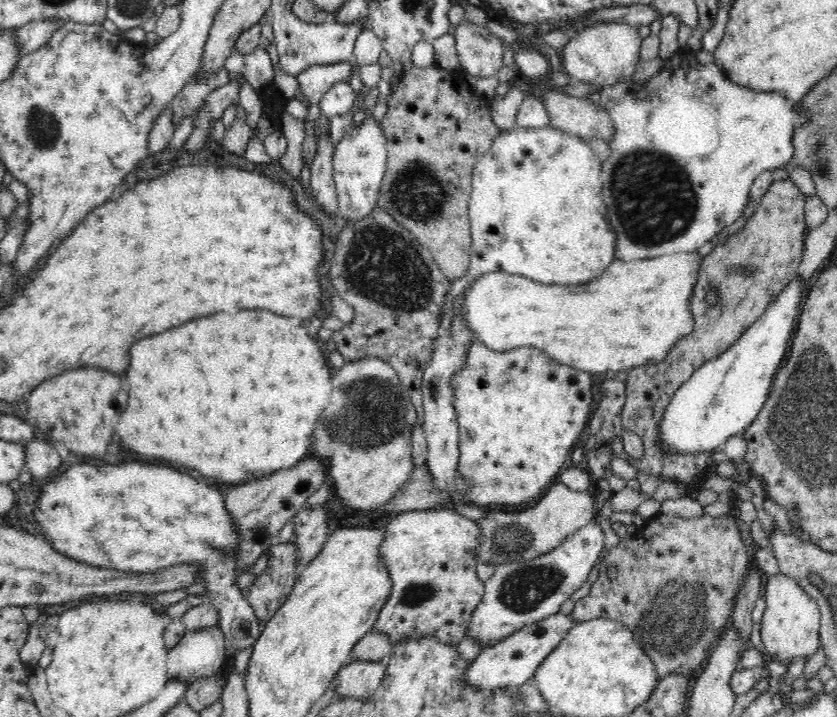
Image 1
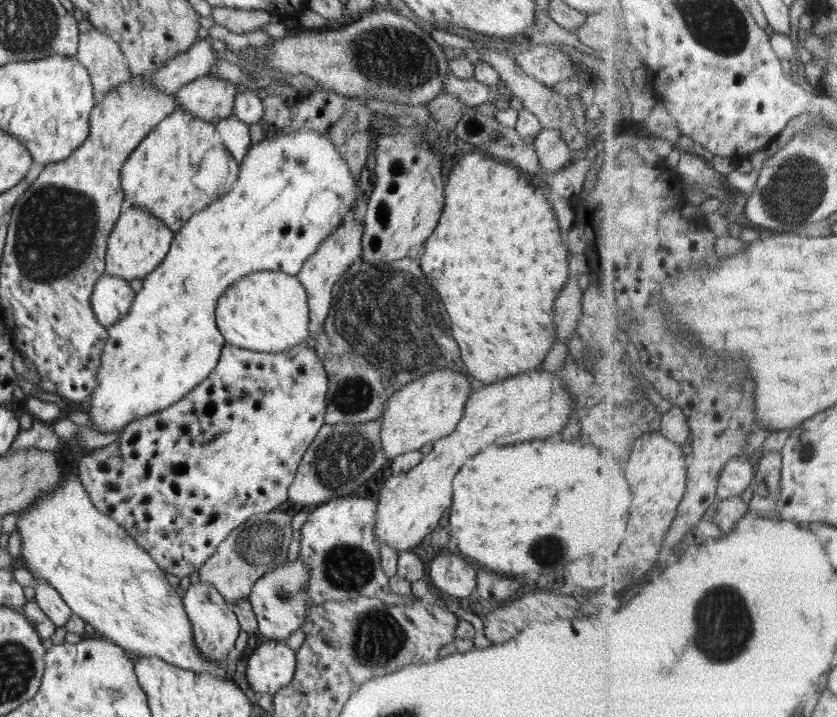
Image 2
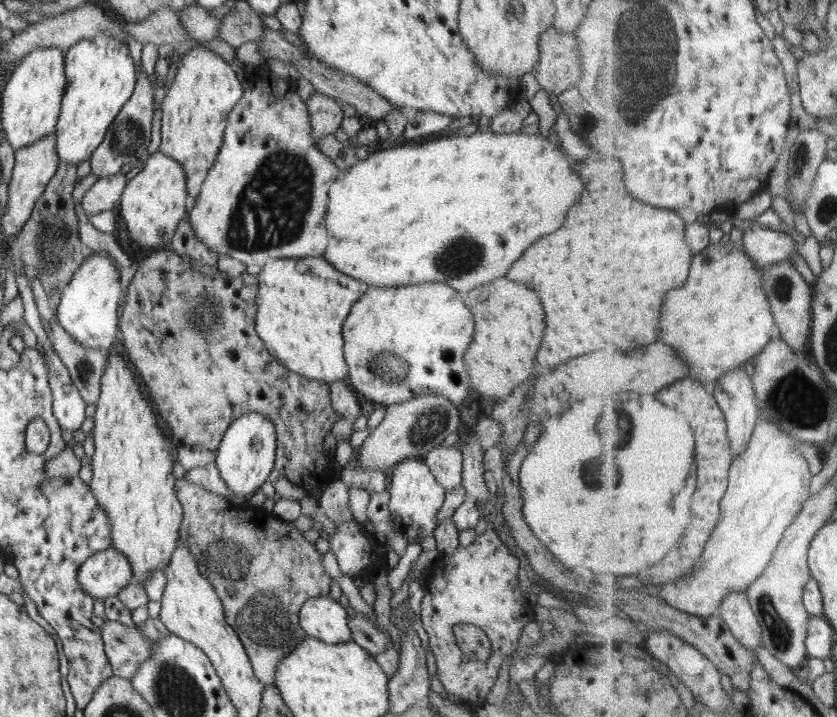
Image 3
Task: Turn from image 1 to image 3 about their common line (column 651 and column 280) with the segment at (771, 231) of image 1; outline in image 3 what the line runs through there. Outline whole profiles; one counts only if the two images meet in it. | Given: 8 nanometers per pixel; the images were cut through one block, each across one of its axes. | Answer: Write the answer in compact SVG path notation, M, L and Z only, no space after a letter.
M169 247L160 248L160 250L156 250L154 253L152 253L150 256L144 259L142 262L142 265L138 267L136 273L134 274L132 280L130 281L130 284L128 286L128 292L126 292L126 296L122 298L122 302L120 302L120 322L118 322L118 329L119 329L119 335L121 336L121 342L122 346L124 346L124 352L122 352L122 355L125 358L126 362L130 364L133 372L136 374L137 378L140 378L140 384L146 388L146 393L148 393L148 397L150 397L150 401L152 400L152 406L154 410L156 410L157 416L161 418L161 422L164 422L164 426L166 426L166 430L168 430L168 434L172 436L171 438L176 442L178 445L192 445L192 444L198 444L198 446L202 446L202 448L206 448L206 450L212 450L216 451L218 450L218 447L221 443L221 437L224 436L224 433L226 432L226 429L233 424L234 420L236 418L240 418L242 414L248 414L249 412L257 411L258 413L261 413L262 416L266 416L272 424L274 424L274 428L276 428L276 451L275 451L275 460L274 460L274 469L276 469L283 477L286 483L292 483L293 485L297 484L297 486L300 486L305 491L305 494L310 492L310 489L318 490L322 489L324 490L324 485L328 482L335 480L333 478L334 472L333 472L333 462L334 462L334 456L329 456L327 452L325 452L324 449L324 440L326 437L332 436L331 430L334 424L339 420L339 415L334 412L334 408L332 408L332 405L330 405L330 390L329 386L324 385L322 382L311 380L309 378L306 378L305 376L296 374L295 372L292 372L290 370L287 370L283 365L280 365L275 359L274 356L270 355L270 352L265 348L265 345L262 343L262 340L258 337L258 334L255 330L255 320L256 320L256 311L258 311L258 302L256 300L256 293L258 293L258 276L249 274L248 272L244 271L240 276L236 278L231 278L226 276L222 276L222 272L218 269L218 266L215 265L217 268L216 272L214 272L214 276L209 276L208 274L204 274L204 270L208 270L208 268L202 268L202 266L198 266L198 270L194 268L194 266L191 266L189 264L188 260L184 260L181 256L178 256L177 253L170 250Z

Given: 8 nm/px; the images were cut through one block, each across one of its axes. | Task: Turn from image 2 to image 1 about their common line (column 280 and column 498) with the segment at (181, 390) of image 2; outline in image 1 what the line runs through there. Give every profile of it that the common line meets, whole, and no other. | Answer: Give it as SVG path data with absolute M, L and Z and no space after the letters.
M516 126L514 129L500 131L500 134L494 138L490 148L477 159L472 174L472 192L470 200L468 200L468 218L470 221L471 234L471 254L470 264L466 274L456 278L450 284L446 296L444 296L444 304L440 308L438 314L439 322L445 322L447 318L454 315L453 300L466 289L470 288L471 284L480 276L488 272L504 272L513 275L520 275L531 278L533 281L552 285L582 285L595 280L602 274L607 266L614 262L614 246L616 246L616 234L610 230L608 220L606 220L606 206L604 206L602 194L602 181L600 181L600 166L602 161L594 153L594 149L590 146L587 140L577 137L572 133L557 130L552 127L528 129Z

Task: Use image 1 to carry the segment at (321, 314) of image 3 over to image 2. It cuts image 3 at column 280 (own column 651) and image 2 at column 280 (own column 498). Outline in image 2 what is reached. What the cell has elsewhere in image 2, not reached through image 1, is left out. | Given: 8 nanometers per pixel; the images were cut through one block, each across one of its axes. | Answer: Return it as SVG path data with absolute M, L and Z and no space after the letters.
M251 272L229 286L216 305L216 326L225 343L255 352L278 353L308 343L307 292L298 277L283 272Z

